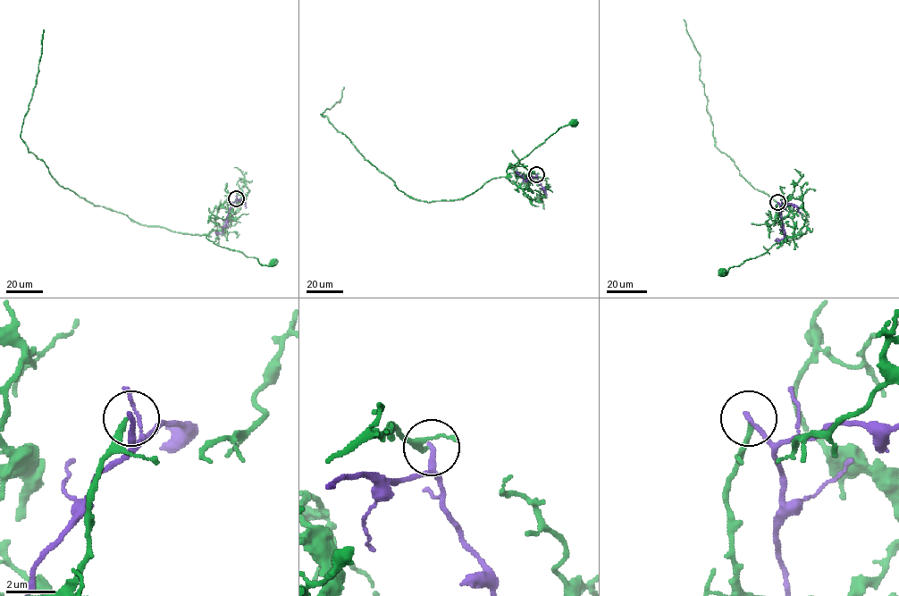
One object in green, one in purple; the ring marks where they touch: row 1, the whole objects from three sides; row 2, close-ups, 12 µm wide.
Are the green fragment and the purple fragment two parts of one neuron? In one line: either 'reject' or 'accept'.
reject

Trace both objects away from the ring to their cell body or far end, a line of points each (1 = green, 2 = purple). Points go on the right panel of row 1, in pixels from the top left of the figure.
1: (777, 202), (777, 215), (792, 219), (794, 235), (777, 242), (765, 254), (733, 266), (726, 274), (722, 272)
2: (777, 202), (785, 235), (779, 240), (774, 240)

